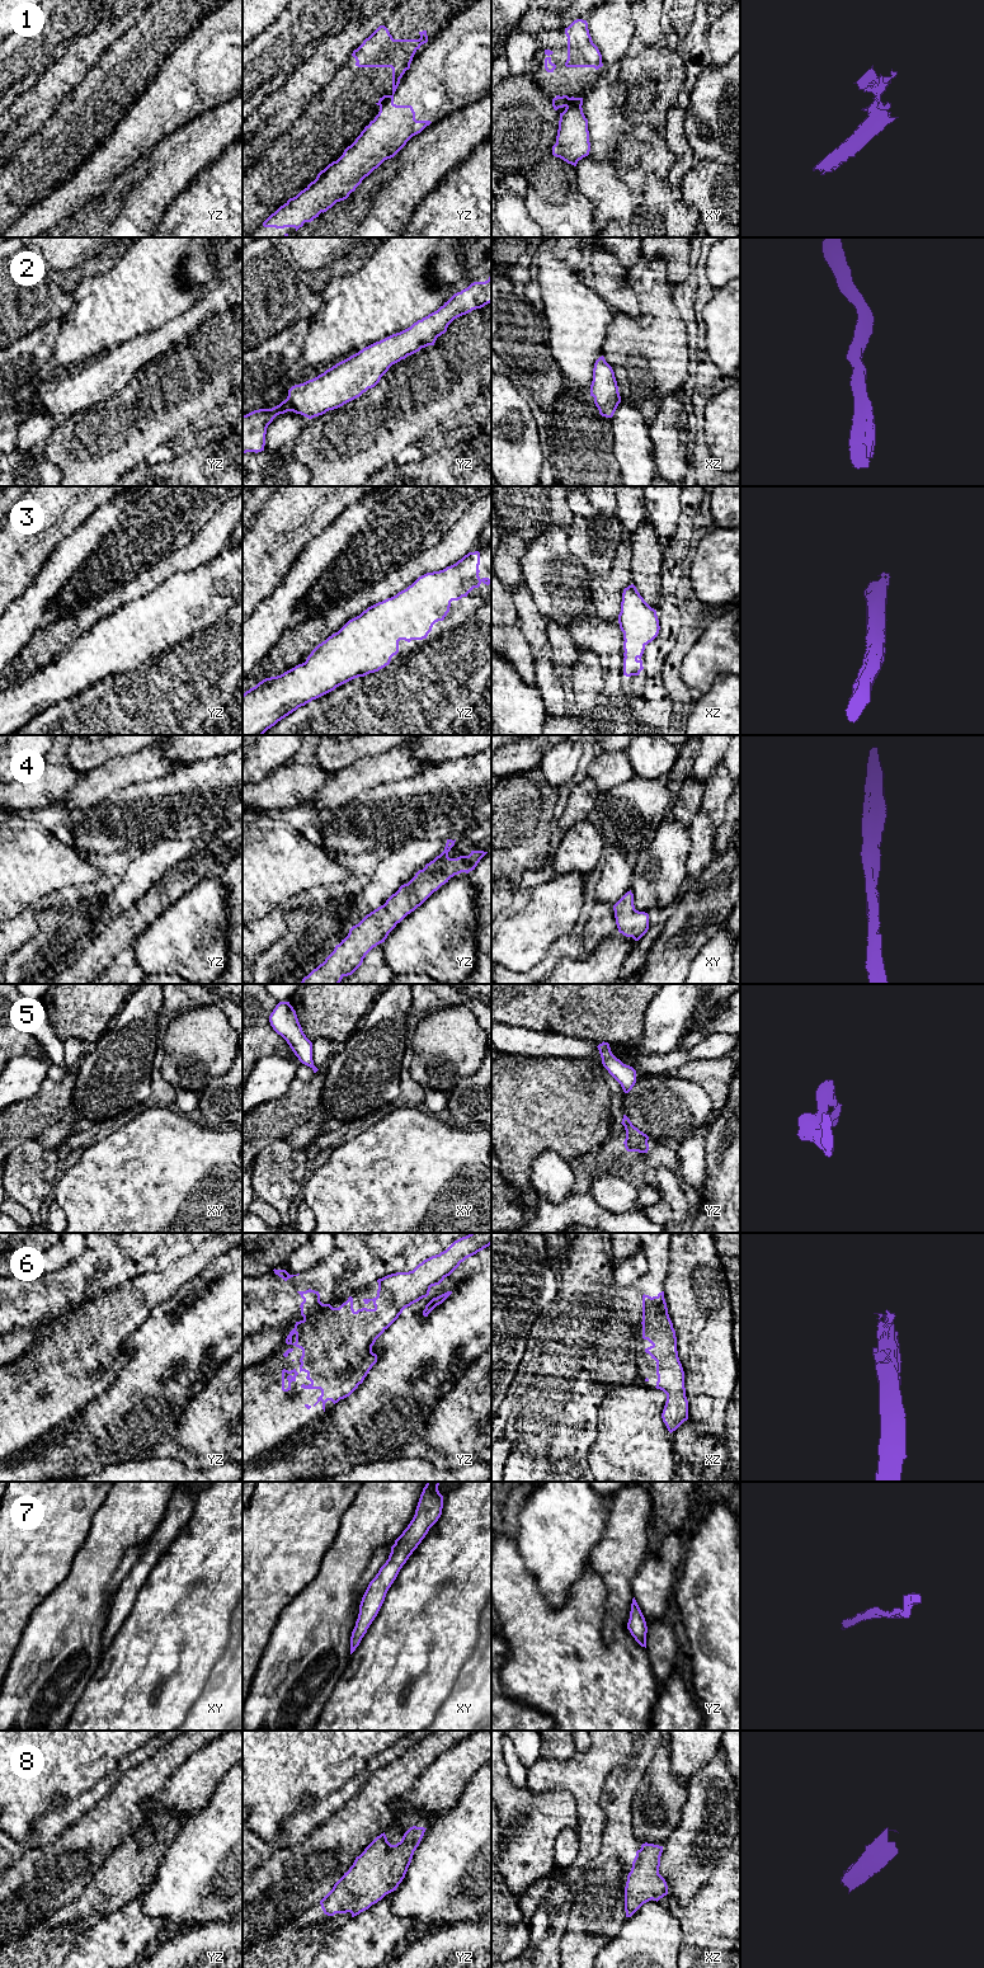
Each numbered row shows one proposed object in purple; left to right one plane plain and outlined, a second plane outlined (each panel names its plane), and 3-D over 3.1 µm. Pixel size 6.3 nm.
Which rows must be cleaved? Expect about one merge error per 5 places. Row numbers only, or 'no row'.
1

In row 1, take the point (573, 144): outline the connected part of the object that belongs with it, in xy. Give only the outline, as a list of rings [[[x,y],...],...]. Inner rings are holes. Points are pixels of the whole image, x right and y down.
[[[568,105],[560,113],[556,143],[552,146],[552,155],[568,164],[576,166],[578,161],[588,156],[590,151],[588,119],[583,108]]]

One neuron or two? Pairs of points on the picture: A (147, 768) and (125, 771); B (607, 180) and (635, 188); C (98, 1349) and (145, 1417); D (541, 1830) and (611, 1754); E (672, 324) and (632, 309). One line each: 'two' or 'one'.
A: one
B: two
C: two
D: two
E: two

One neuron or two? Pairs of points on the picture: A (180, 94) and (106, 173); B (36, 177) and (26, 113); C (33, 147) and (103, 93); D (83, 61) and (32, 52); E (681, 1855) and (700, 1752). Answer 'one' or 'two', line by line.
A: one
B: two
C: one
D: two
E: two

